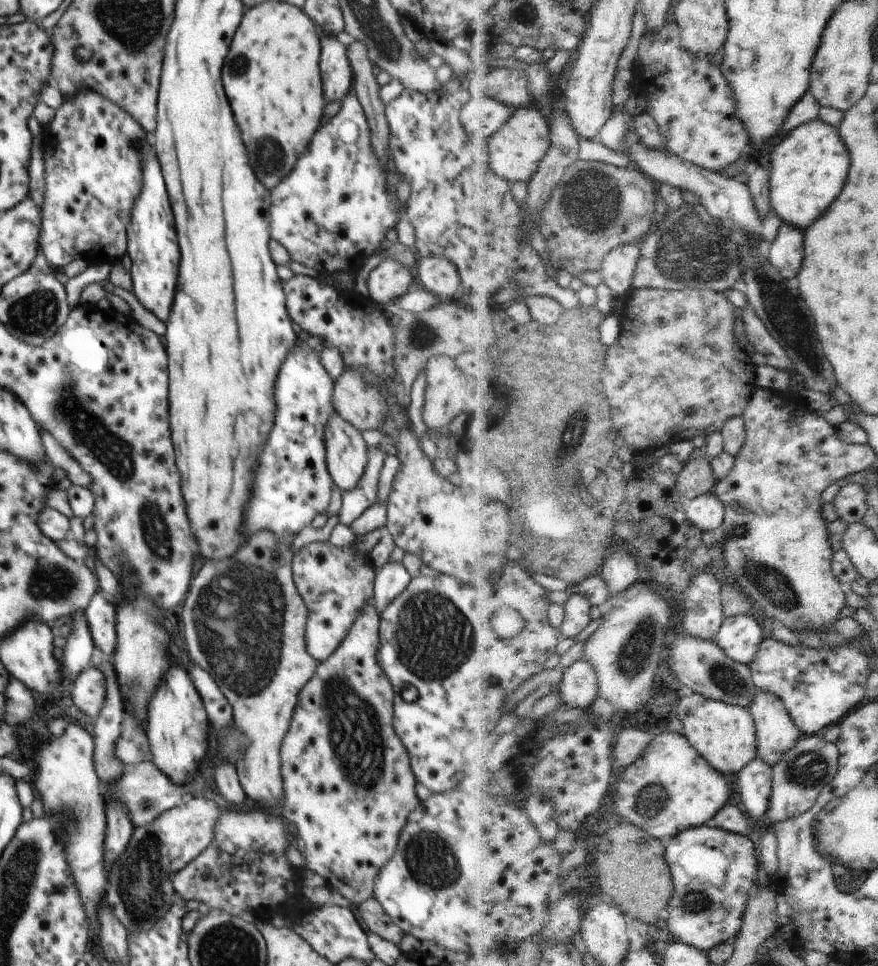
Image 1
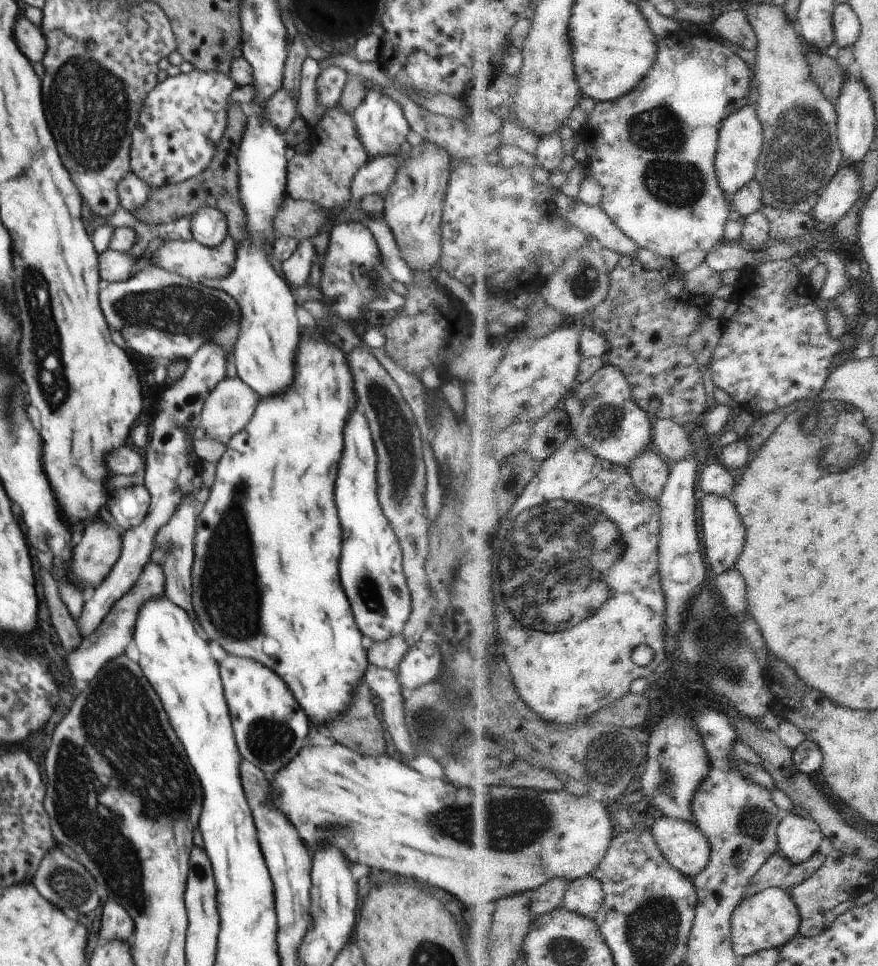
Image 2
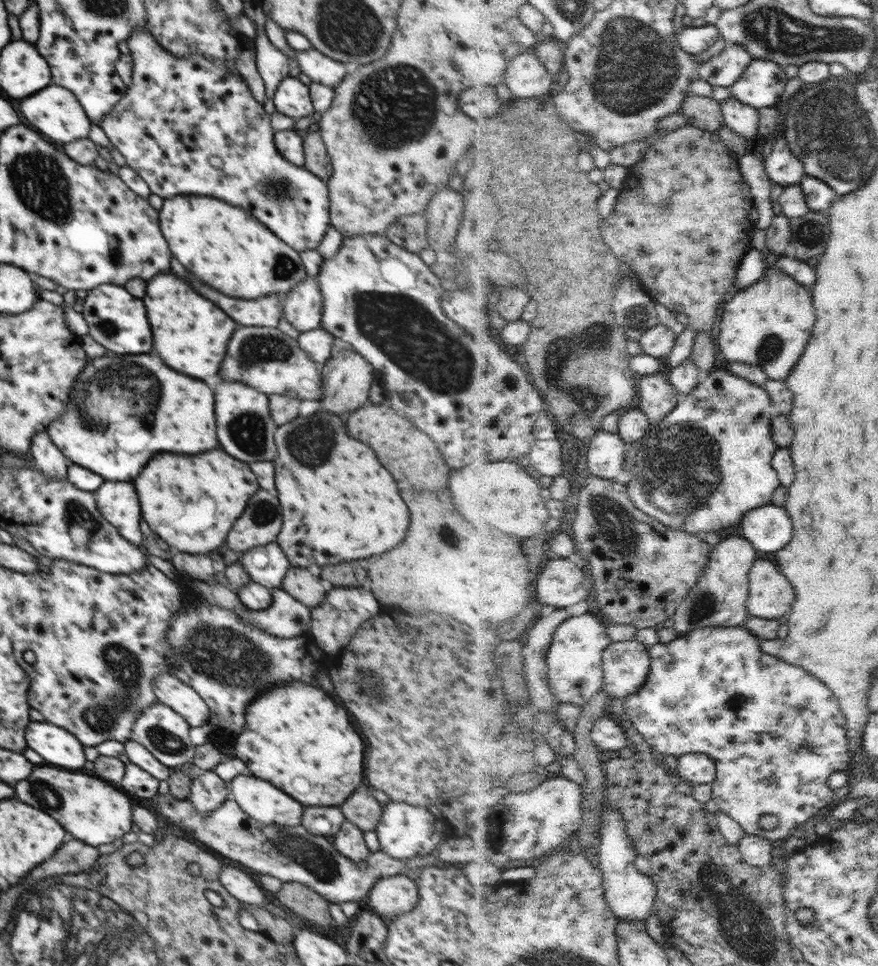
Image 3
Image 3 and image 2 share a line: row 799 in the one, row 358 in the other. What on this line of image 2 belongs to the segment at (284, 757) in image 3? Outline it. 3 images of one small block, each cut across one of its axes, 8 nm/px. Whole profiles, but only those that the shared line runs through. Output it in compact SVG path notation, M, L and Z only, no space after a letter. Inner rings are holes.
M319 328L319 332L316 334L302 330L302 338L298 344L298 352L296 352L294 382L284 392L270 396L270 398L260 399L250 422L246 424L242 432L234 434L227 442L224 456L216 463L214 484L212 484L212 488L209 488L208 500L204 503L204 508L196 519L195 561L192 565L191 596L194 614L202 626L202 635L209 642L218 642L226 654L250 658L250 660L256 660L256 662L264 664L266 668L274 670L278 676L282 677L286 686L292 691L296 702L317 729L327 727L330 722L334 722L340 714L344 714L348 710L348 706L354 700L356 686L364 679L364 673L369 665L367 650L362 646L363 634L354 622L350 602L342 594L342 586L338 582L338 558L342 552L342 534L340 534L340 519L336 514L336 506L334 506L334 482L336 482L336 474L338 474L338 462L342 456L344 426L346 426L346 420L348 420L352 408L356 406L354 378L352 378L352 372L350 372L348 362L346 362L343 343L334 344L326 335L322 328ZM240 524L242 524L242 530L246 534L246 554L244 554L244 544L240 540Z

